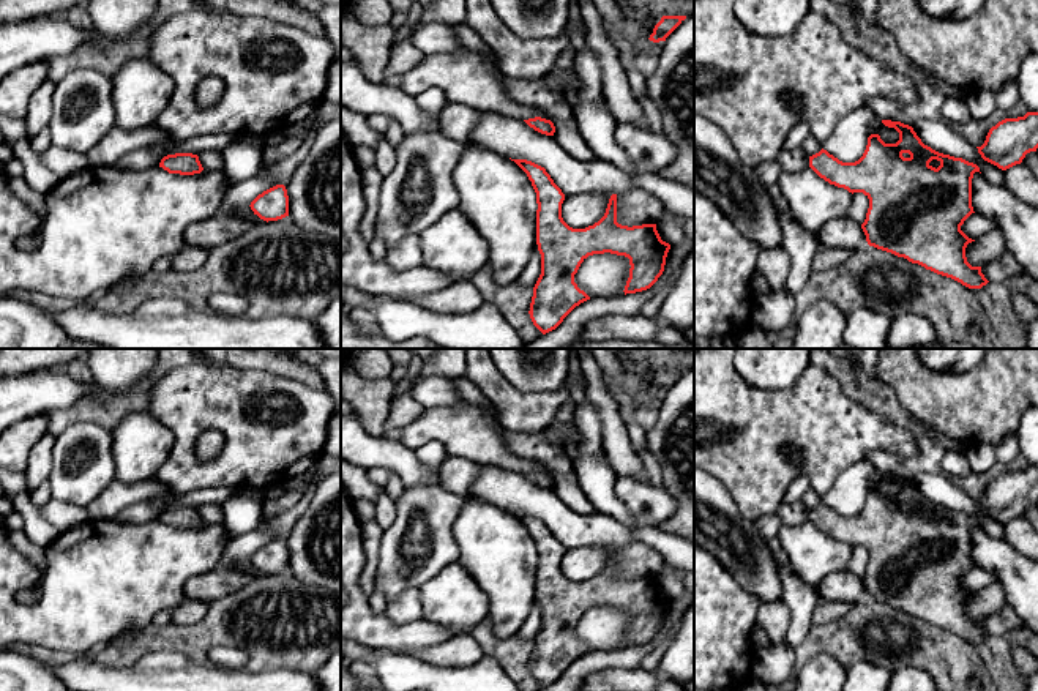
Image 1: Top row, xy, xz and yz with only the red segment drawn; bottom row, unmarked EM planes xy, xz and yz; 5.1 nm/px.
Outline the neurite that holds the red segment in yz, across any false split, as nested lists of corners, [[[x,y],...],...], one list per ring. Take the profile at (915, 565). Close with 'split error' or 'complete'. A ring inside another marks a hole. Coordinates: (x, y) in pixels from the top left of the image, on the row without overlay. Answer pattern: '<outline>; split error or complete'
[[[891,473],[882,476],[899,486],[896,497],[885,497],[879,487],[871,487],[858,514],[842,516],[822,502],[809,510],[809,521],[830,538],[852,547],[863,546],[869,552],[866,573],[861,577],[869,599],[904,611],[969,642],[981,642],[989,634],[981,620],[972,620],[965,611],[967,598],[975,593],[961,584],[964,574],[975,566],[972,532],[980,521],[932,503],[909,478]]]; complete

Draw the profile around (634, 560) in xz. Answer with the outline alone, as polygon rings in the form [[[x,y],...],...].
[[[629,541],[617,547],[617,576],[622,579],[656,577],[664,557],[642,541]]]

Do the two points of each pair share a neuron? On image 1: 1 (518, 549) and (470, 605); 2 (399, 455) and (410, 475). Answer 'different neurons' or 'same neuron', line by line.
1: different neurons
2: same neuron

